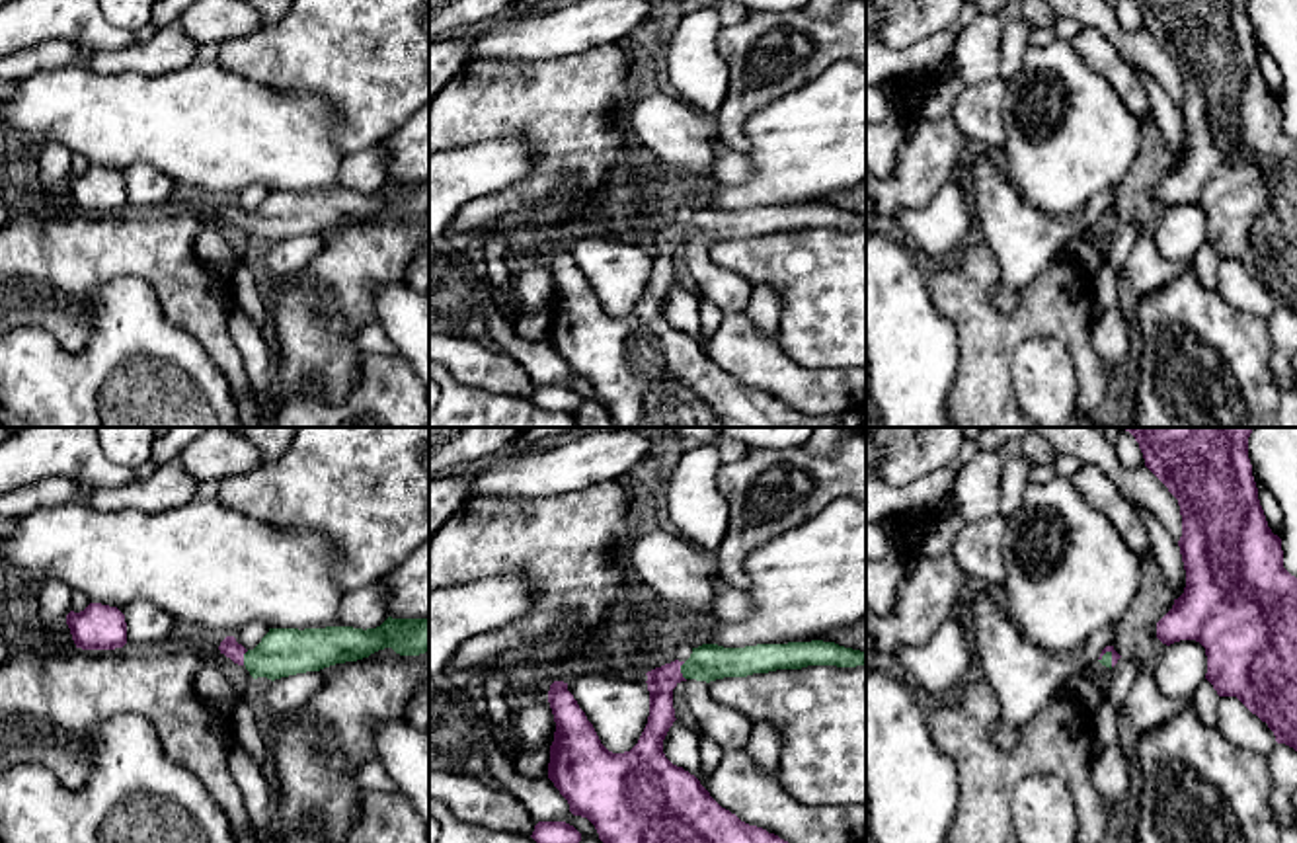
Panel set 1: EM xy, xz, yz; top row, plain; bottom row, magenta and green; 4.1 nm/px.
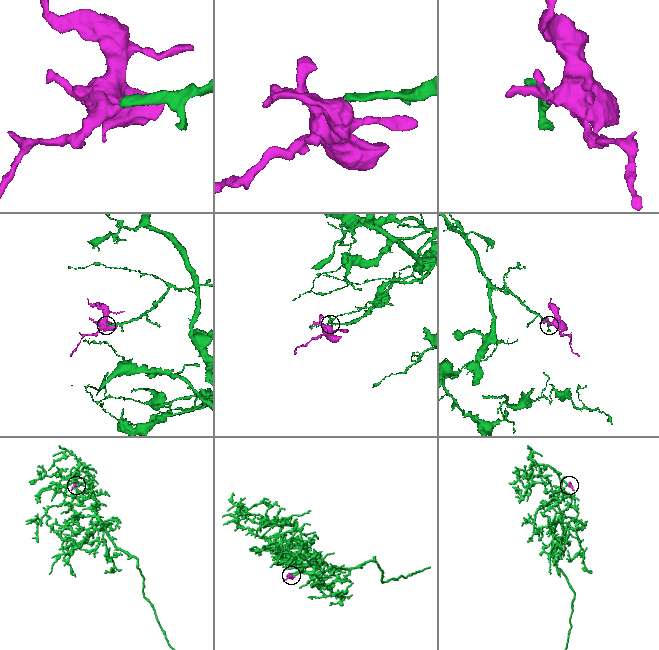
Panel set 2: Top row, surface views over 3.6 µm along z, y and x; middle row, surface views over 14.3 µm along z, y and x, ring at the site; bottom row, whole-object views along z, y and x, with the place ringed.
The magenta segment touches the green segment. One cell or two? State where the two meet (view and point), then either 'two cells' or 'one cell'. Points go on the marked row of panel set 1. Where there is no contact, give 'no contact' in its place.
xz (679, 672) | one cell

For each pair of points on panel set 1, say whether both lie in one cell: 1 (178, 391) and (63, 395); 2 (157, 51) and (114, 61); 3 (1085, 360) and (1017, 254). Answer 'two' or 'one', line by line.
1: one
2: one
3: two

